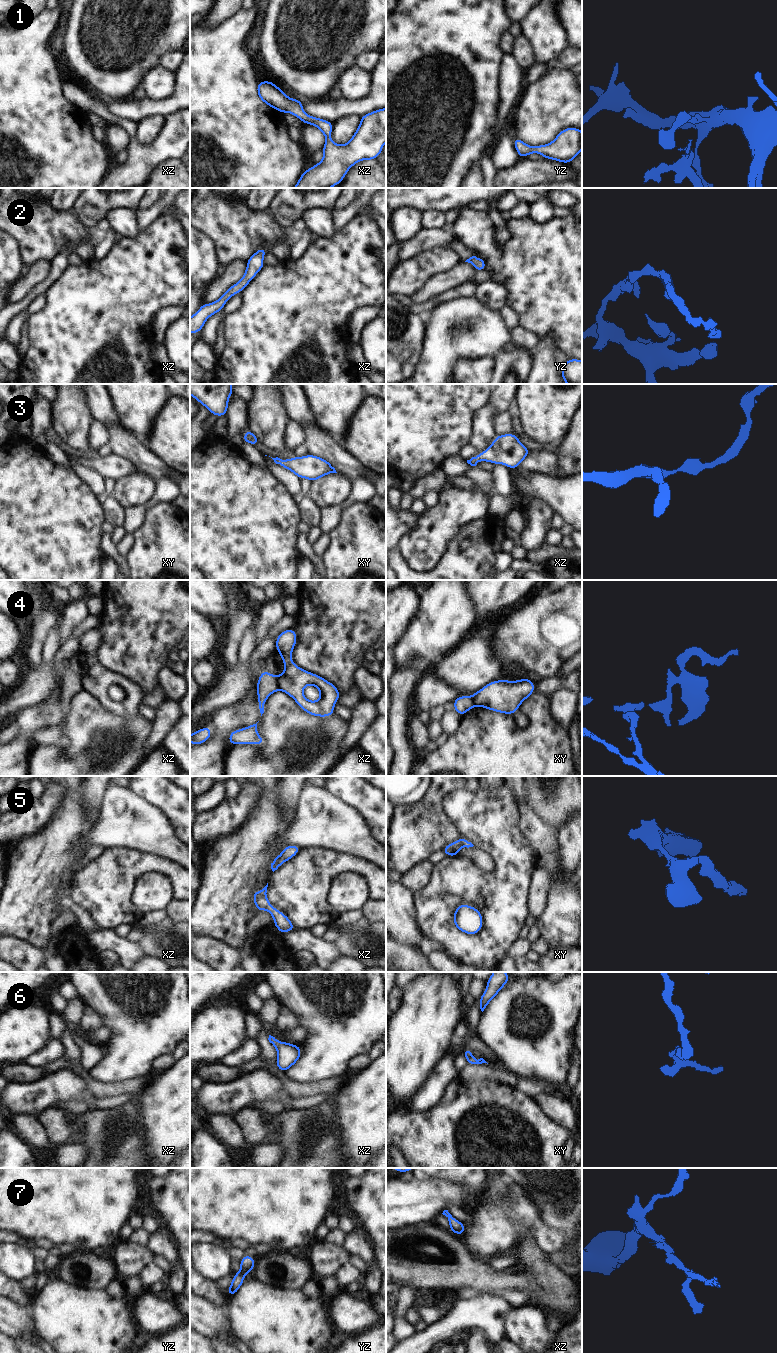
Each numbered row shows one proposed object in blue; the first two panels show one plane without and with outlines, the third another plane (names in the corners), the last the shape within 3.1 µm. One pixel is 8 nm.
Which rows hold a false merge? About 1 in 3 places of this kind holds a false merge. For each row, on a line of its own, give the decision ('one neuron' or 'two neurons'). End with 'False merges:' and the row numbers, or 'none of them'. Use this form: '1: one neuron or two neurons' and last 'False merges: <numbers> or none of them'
1: one neuron
2: one neuron
3: one neuron
4: two neurons
5: one neuron
6: one neuron
7: one neuron
False merges: 4

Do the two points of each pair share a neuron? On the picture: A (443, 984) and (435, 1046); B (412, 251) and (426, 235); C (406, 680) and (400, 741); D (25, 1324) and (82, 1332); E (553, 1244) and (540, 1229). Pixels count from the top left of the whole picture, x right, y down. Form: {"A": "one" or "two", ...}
{"A": "one", "B": "one", "C": "one", "D": "two", "E": "one"}

